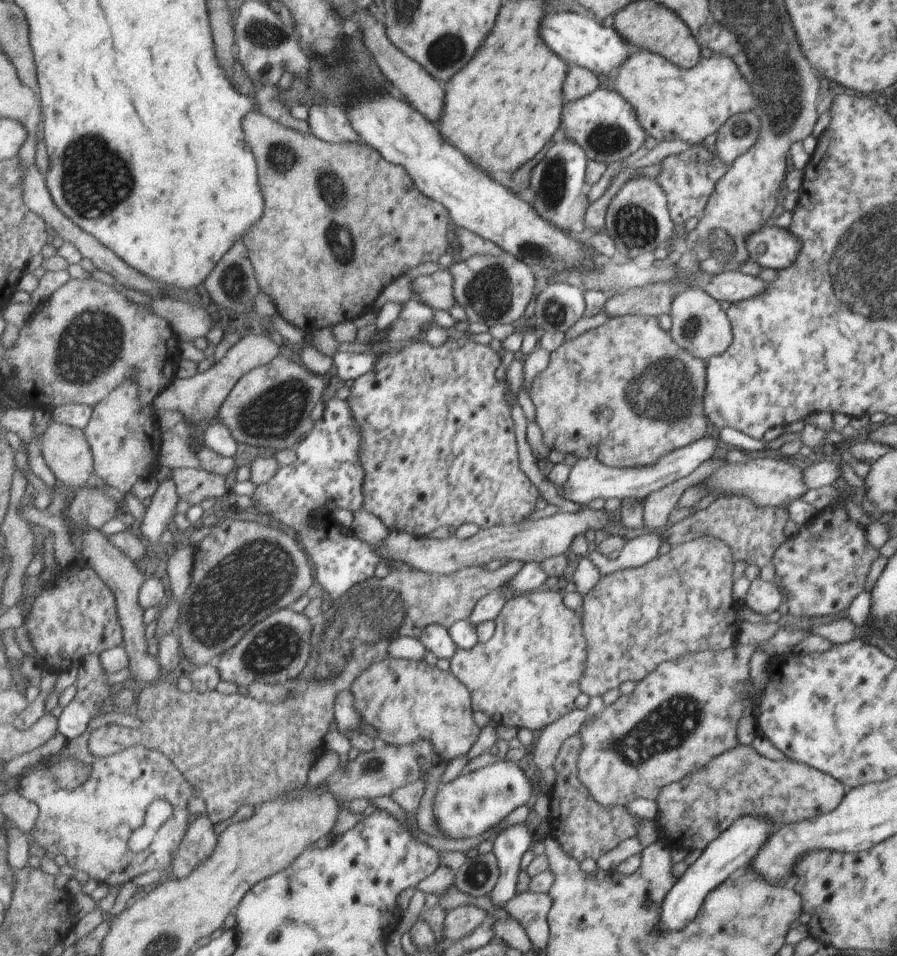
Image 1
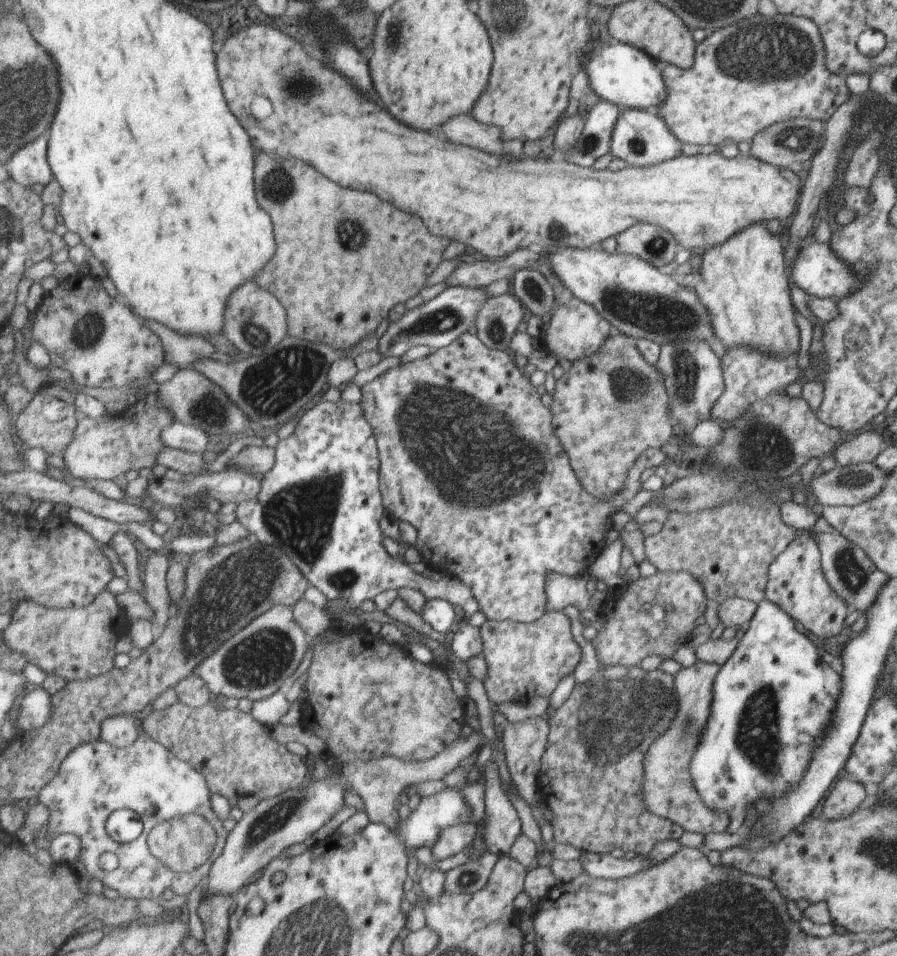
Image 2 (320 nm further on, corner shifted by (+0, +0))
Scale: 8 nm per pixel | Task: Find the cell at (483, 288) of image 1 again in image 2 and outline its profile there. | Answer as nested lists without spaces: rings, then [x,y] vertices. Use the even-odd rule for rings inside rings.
[[[517,296],[491,297],[478,316],[475,332],[489,348],[508,351],[527,317],[527,308]]]

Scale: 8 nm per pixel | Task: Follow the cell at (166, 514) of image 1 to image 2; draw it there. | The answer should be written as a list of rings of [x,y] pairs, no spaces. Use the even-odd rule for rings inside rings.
[[[145,321],[161,339],[165,362],[178,366],[179,370],[194,368],[201,359],[215,352],[213,344],[203,337],[182,335],[161,323]]]

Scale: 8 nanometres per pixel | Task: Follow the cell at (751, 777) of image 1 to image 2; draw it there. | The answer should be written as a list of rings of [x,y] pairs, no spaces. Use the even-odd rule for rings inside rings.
[[[840,779],[835,782],[823,803],[822,816],[827,820],[851,816],[864,802],[865,790],[860,782]]]

